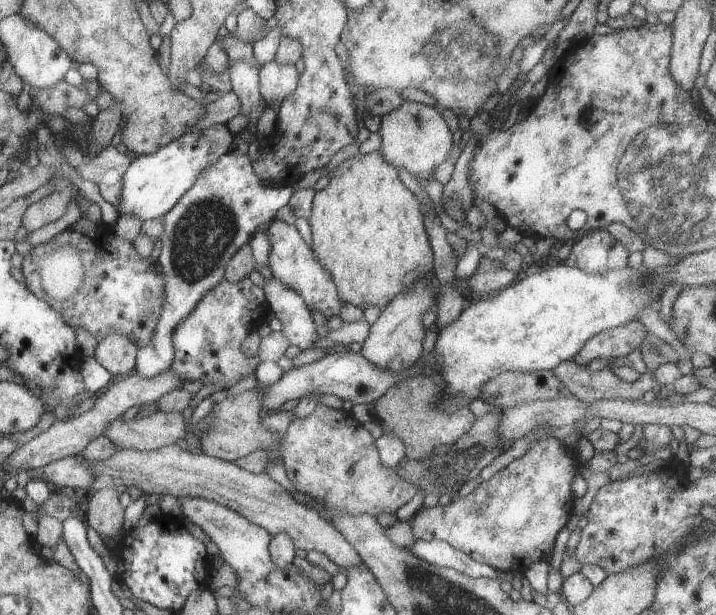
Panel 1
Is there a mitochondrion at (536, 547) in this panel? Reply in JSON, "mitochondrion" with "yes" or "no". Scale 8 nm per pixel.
{"mitochondrion":"no"}

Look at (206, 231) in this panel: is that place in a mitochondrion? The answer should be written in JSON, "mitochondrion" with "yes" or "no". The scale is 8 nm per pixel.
{"mitochondrion":"yes"}

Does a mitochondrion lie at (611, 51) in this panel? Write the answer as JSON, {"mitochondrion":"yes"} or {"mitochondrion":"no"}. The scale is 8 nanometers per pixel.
{"mitochondrion":"no"}

